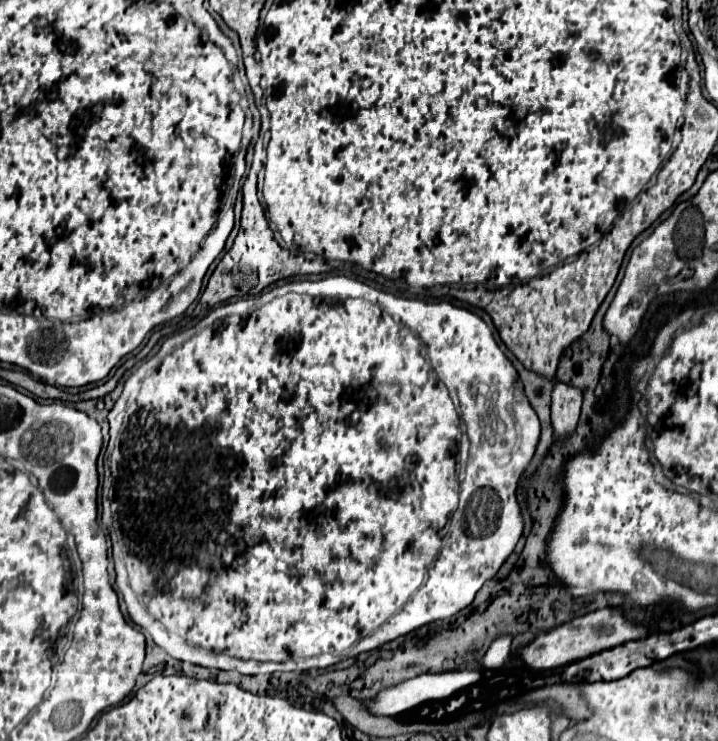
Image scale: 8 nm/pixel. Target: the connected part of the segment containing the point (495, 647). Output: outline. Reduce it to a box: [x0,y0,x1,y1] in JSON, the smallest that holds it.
[481,634,513,670]

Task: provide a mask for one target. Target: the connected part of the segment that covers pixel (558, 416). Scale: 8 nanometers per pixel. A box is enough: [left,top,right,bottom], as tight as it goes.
[551,384,583,436]

